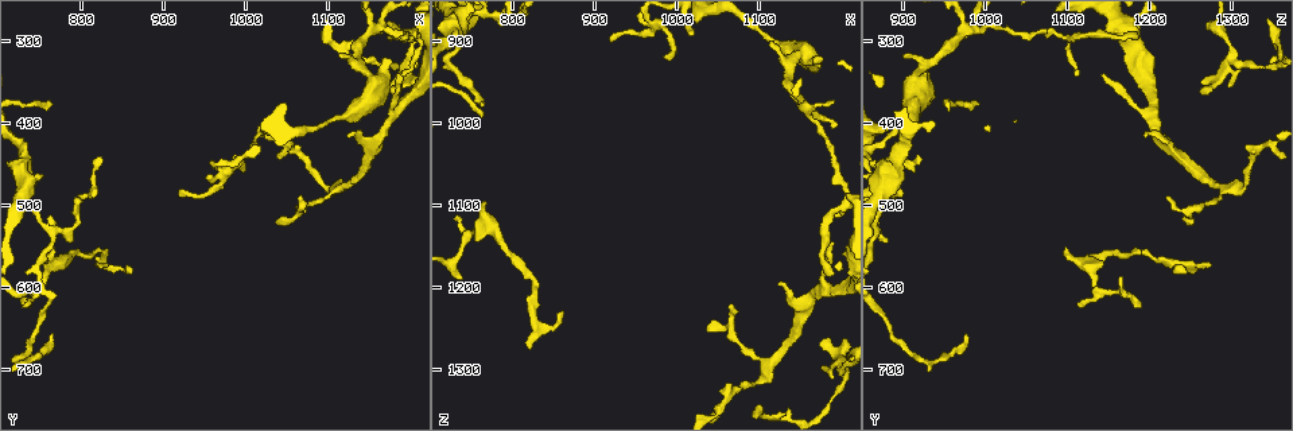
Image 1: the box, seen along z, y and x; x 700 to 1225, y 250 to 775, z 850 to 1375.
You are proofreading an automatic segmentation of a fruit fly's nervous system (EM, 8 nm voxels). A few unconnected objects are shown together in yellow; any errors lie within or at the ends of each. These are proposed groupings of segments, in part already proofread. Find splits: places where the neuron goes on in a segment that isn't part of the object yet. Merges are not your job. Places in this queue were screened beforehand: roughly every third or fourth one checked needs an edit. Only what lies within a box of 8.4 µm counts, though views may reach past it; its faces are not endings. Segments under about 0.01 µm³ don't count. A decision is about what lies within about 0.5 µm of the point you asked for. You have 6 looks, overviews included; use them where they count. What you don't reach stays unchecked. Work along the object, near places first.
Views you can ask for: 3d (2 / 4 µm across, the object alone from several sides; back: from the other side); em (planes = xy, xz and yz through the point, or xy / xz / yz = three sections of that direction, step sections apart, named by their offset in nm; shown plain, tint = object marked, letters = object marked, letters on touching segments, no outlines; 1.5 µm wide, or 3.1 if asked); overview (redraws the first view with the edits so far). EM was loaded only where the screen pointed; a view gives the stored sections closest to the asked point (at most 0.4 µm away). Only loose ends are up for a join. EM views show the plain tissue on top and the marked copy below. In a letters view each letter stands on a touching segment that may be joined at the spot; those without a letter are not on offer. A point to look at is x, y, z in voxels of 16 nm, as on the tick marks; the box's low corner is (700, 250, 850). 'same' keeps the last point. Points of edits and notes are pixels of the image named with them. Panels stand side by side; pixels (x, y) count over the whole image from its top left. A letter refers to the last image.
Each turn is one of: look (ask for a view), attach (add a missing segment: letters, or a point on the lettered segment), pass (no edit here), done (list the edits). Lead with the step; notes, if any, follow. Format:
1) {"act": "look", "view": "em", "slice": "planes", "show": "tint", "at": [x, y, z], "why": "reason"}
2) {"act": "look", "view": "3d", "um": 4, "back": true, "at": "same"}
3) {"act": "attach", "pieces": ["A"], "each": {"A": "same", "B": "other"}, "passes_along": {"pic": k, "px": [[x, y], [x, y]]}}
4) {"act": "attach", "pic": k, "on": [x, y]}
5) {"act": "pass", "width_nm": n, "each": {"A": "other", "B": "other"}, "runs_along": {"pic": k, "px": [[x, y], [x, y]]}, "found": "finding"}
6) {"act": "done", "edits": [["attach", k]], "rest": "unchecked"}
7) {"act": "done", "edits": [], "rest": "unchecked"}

{"act": "look", "view": "3d", "um": 4, "at": [990, 445, 925], "why": "branch stops here"}

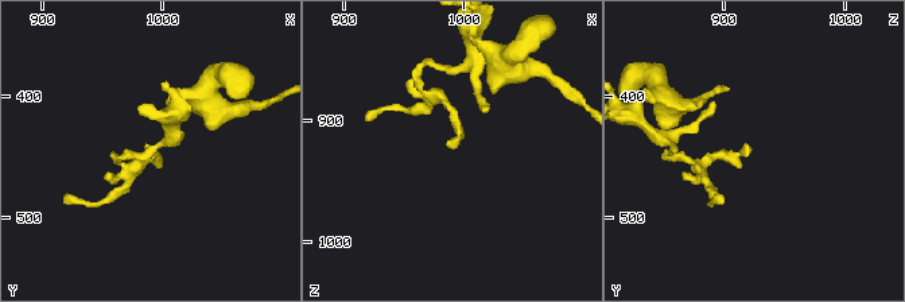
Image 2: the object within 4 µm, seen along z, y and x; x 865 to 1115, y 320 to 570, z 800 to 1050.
{"act": "look", "view": "em", "slice": "xy", "step": 8, "show": "letters", "at": [988, 446, 926], "why": "now the EM"}

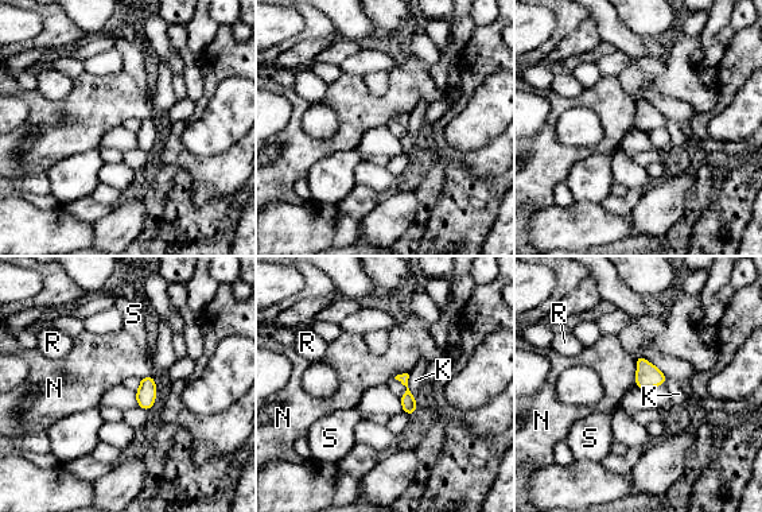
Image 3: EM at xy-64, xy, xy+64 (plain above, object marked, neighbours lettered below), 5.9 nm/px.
{"act": "look", "view": "em", "slice": "planes", "show": "letters", "at": "same"}

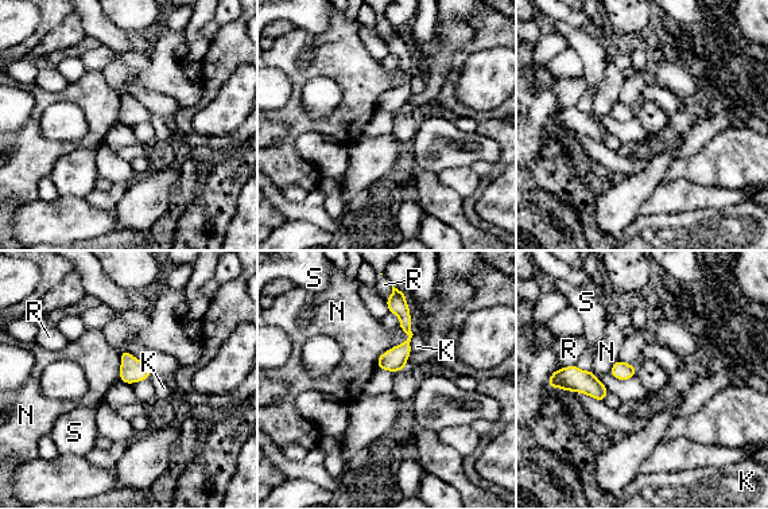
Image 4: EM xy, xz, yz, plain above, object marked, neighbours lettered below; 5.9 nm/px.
{"act": "pass", "width_nm": 100, "each": {"K": "other", "N": "other", "R": "other", "S": "other"}, "runs_along": {"pic": 4, "px": [[394, 299], [408, 340], [392, 368]]}, "found": "no lettered segment goes on from it"}

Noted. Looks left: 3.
{"act": "look", "view": "3d", "um": 2, "at": [1125, 415, 1195]}

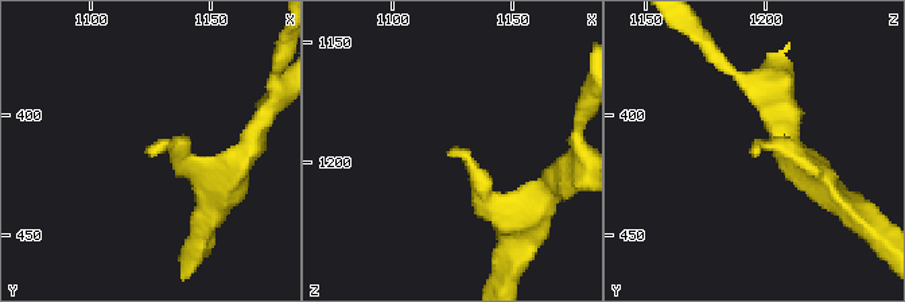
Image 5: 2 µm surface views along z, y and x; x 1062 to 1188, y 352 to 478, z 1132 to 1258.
{"act": "look", "view": "em", "slice": "planes", "show": "letters", "at": [1123, 416, 1193], "why": "need the tissue"}

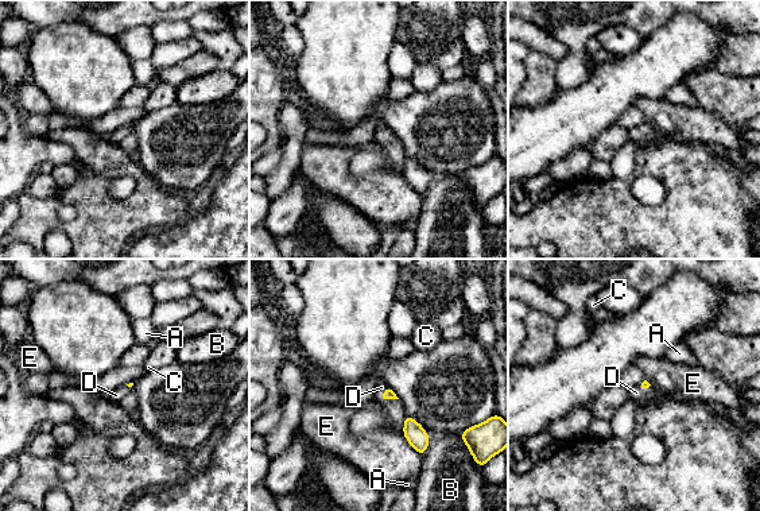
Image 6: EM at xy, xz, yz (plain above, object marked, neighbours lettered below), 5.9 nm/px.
{"act": "attach", "pieces": ["D"], "longest_contact_nm": ["E", 190], "each": {"A": "other", "B": "other", "C": "other", "D": "same", "E": "other"}, "passes_along": {"pic": 6, "px": [[388, 394], [382, 393], [382, 387]]}, "found": "it goes on there"}

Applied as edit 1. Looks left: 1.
{"act": "done", "edits": [["attach", 6]], "rest": "unchecked"}

